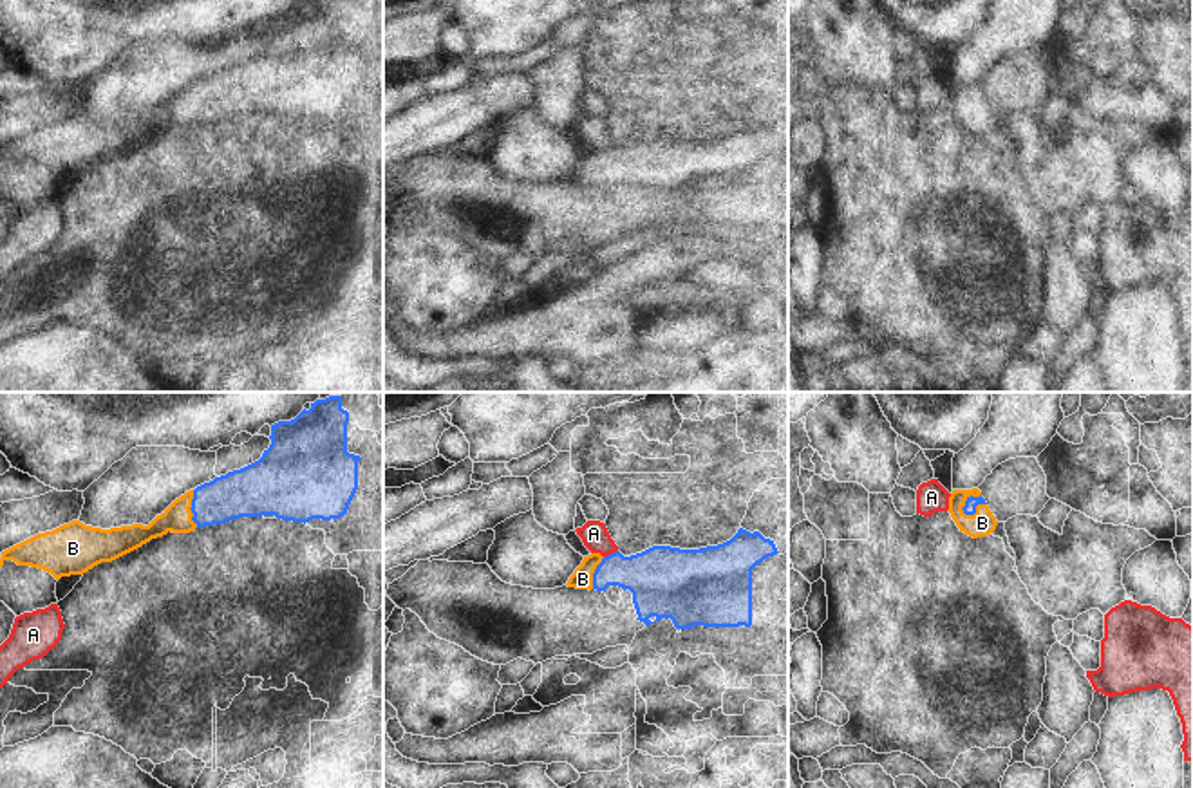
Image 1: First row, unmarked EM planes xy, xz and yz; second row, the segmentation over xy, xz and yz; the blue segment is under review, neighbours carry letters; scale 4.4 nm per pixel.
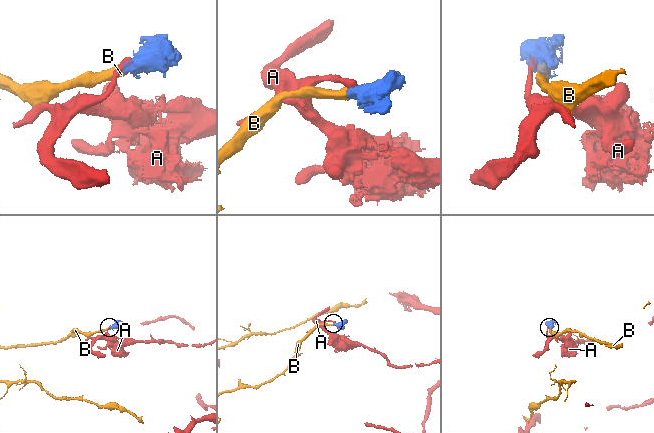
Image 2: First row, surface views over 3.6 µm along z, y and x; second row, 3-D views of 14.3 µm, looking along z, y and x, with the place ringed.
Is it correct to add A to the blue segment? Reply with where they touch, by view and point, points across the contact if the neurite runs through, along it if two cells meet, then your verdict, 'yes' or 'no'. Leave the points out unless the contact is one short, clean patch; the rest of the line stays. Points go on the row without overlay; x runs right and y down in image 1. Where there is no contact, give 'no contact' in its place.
meets blue in xz at (611, 149); no

